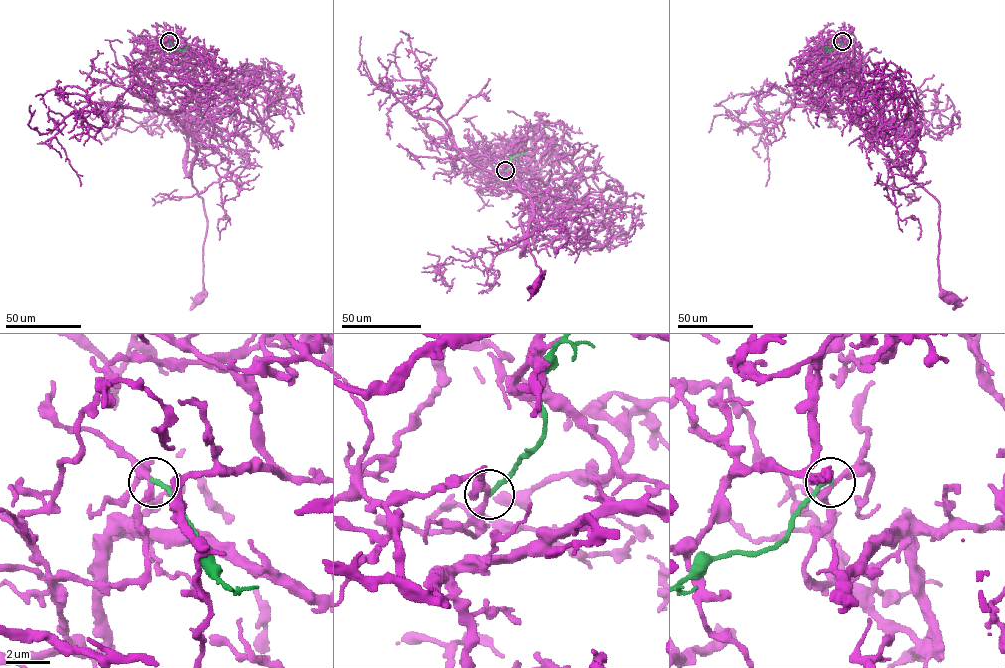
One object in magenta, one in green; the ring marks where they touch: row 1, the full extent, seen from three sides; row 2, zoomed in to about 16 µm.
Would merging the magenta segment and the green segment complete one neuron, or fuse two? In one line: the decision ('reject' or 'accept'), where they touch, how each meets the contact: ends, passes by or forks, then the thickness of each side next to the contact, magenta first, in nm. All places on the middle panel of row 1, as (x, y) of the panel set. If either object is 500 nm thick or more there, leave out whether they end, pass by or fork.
reject; place (505, 170); magenta passes by; green ends; calibres 280 and 220 nm

